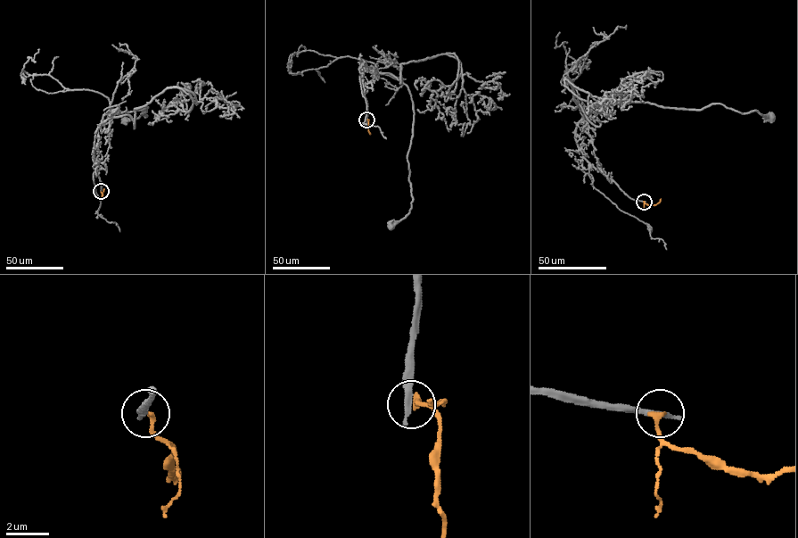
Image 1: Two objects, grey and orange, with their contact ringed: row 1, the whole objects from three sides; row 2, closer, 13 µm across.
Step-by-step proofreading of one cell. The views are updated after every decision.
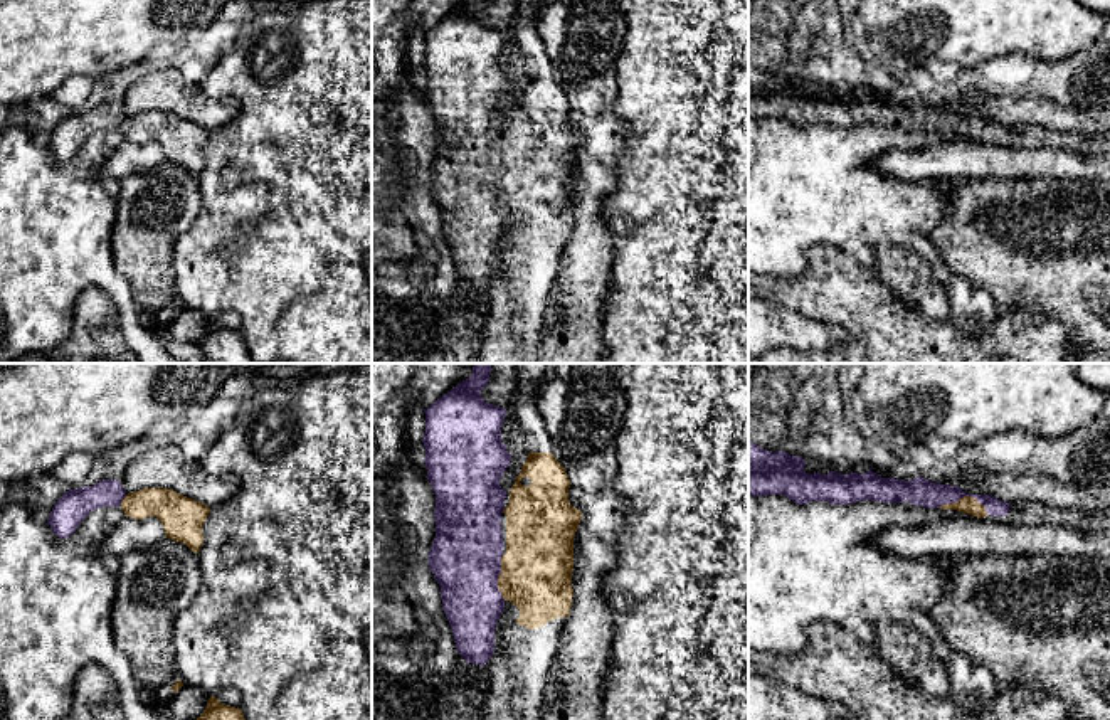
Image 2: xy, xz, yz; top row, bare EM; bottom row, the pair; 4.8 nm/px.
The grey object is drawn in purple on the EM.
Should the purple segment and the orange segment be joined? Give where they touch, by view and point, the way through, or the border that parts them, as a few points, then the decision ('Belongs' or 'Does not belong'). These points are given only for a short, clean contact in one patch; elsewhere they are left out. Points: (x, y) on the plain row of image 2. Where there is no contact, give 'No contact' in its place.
Touches purple at yz (964, 118). Path across: yz (919, 115), (929, 118), (964, 118), (969, 128). Belongs

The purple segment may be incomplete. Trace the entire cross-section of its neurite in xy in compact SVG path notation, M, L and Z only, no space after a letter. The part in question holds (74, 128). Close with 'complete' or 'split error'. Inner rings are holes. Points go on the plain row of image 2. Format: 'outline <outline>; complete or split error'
outline M103 103L92 109L67 113L54 128L47 146L59 161L71 160L81 145L103 130L119 130L124 140L143 143L156 140L165 160L185 167L198 177L204 167L202 150L210 131L166 111L143 111L126 116L119 104Z; split error

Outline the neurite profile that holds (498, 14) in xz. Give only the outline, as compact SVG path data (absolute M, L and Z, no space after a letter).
M489 0L488 8L481 13L481 20L484 25L491 29L500 29L506 32L505 45L501 49L501 64L506 69L506 57L515 50L515 44L511 40L511 22L513 15L518 10L518 0Z

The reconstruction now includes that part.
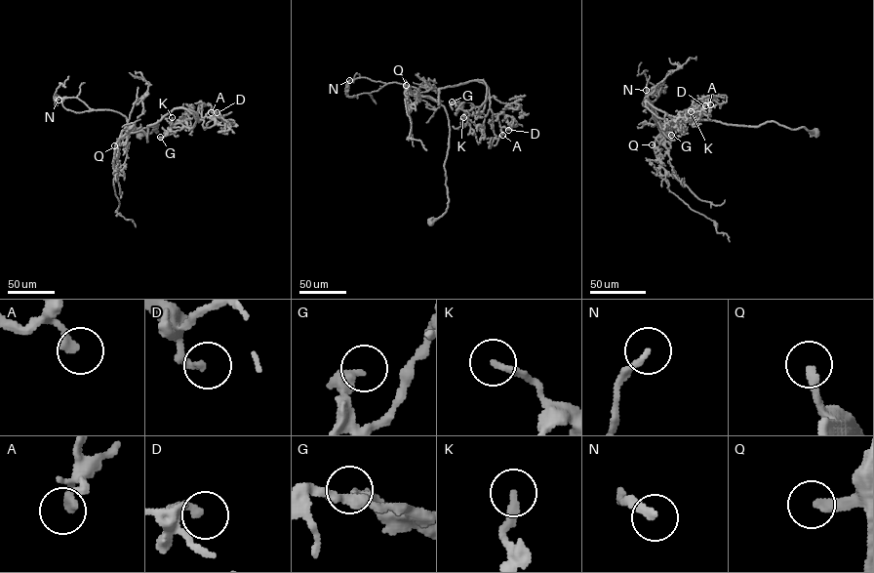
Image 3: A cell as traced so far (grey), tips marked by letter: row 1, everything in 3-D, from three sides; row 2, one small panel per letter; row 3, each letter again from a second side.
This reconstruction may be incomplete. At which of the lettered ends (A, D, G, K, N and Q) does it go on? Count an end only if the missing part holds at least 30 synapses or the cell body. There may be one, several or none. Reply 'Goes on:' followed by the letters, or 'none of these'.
Goes on: D, N, Q

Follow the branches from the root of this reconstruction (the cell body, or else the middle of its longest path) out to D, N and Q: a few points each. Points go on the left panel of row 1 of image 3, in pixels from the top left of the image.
D: (139, 135), (158, 124), (130, 131), (147, 142), (147, 126), (174, 108), (193, 110), (198, 122), (217, 112)
N: (139, 135), (156, 132), (158, 124), (129, 132), (119, 113), (91, 108), (77, 98), (56, 94), (59, 100)
Q: (139, 135), (156, 132), (155, 126), (153, 130), (158, 124), (131, 130), (114, 145)

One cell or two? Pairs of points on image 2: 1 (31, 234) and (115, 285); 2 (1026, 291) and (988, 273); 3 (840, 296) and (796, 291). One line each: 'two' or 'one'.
1: one
2: one
3: one

